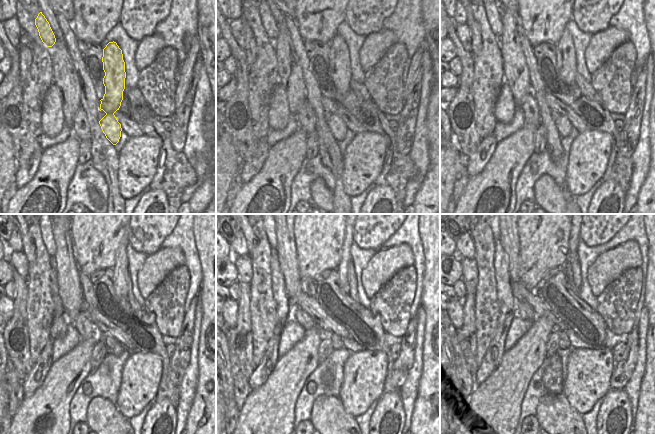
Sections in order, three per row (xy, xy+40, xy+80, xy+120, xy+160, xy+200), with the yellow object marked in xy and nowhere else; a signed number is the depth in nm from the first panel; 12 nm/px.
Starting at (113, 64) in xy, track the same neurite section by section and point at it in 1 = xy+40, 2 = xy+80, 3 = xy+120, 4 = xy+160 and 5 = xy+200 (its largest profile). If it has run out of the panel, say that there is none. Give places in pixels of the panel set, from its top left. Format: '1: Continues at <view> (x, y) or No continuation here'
1: Continues at xy+40 (339, 58)
2: Continues at xy+80 (565, 53)
3: Continues at xy+120 (123, 287)
4: Continues at xy+160 (347, 278)
5: Continues at xy+200 (572, 258).

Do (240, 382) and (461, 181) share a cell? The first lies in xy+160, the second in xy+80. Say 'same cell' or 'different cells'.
same cell

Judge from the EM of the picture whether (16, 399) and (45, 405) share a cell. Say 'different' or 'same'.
different

